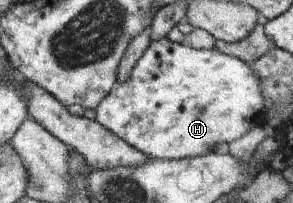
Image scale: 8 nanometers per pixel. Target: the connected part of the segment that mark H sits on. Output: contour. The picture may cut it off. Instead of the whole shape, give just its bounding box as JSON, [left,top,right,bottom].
[96,38,268,159]

